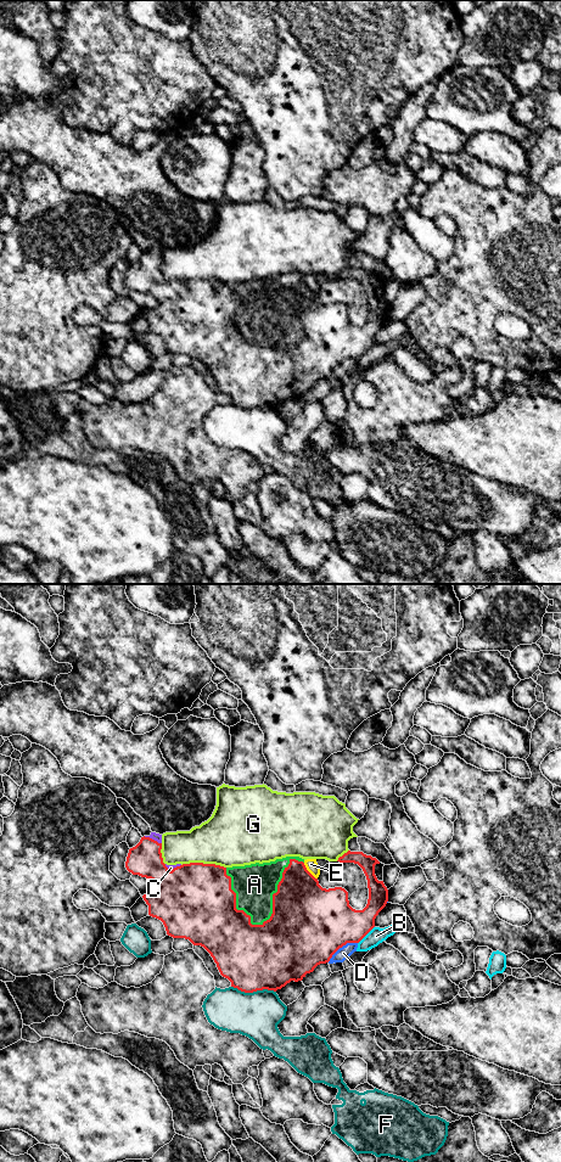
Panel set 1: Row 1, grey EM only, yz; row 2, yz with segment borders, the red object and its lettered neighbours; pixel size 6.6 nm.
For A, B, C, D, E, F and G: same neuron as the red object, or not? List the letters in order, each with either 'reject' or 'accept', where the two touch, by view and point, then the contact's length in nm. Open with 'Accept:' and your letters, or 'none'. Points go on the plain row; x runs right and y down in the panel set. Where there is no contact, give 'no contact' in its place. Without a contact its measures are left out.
Accept: A, C, E
A: accept | yz (273, 318) | 550 nm
B: reject | yz (366, 349) | 160 nm
C: accept | yz (151, 254) | 130 nm
D: reject | yz (341, 363) | 240 nm
E: accept | yz (308, 287) | 140 nm
F: reject | yz (253, 407) | 300 nm
G: reject | yz (202, 279) | 300 nm

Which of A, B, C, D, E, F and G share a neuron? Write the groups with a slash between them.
A C E / B / D / F / G

